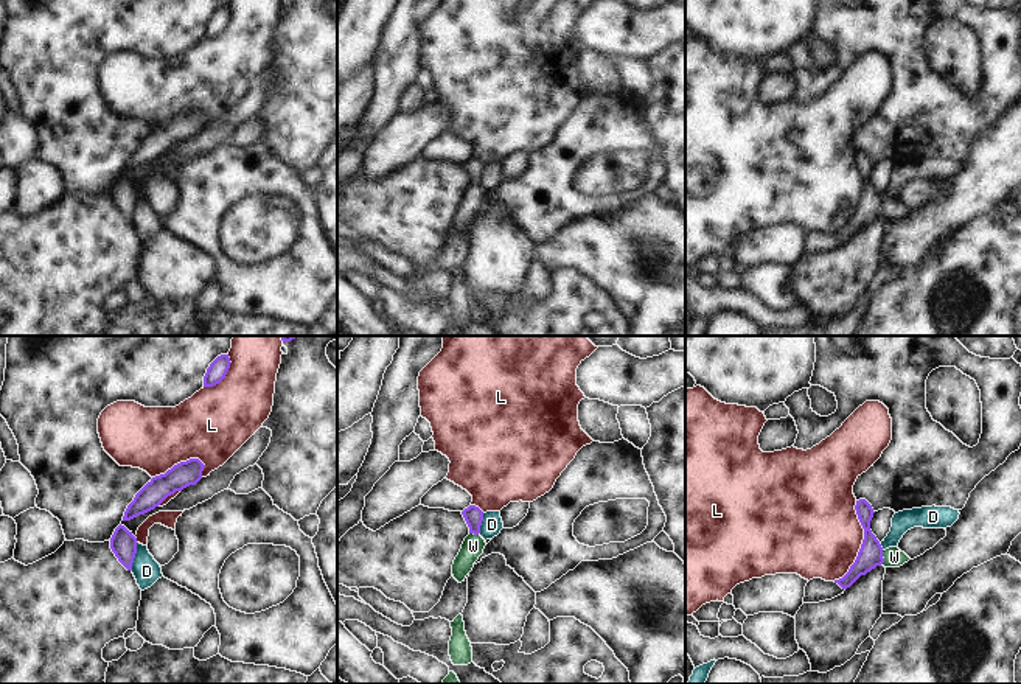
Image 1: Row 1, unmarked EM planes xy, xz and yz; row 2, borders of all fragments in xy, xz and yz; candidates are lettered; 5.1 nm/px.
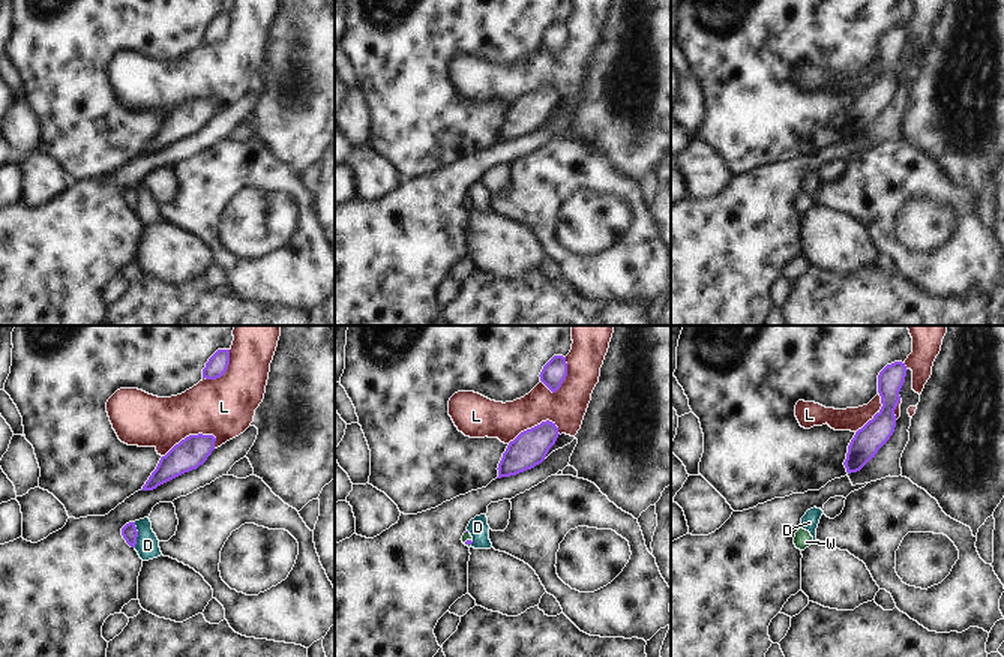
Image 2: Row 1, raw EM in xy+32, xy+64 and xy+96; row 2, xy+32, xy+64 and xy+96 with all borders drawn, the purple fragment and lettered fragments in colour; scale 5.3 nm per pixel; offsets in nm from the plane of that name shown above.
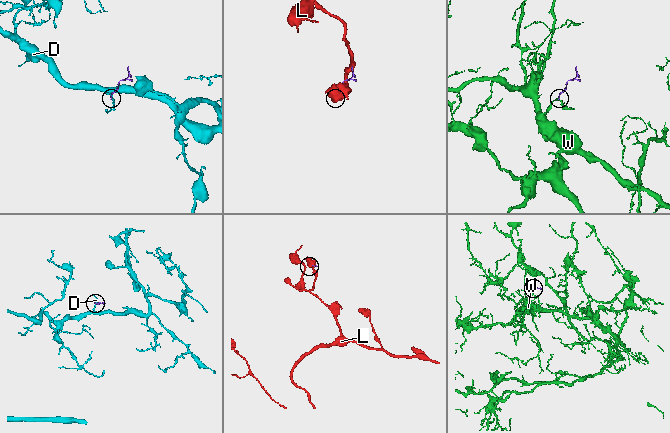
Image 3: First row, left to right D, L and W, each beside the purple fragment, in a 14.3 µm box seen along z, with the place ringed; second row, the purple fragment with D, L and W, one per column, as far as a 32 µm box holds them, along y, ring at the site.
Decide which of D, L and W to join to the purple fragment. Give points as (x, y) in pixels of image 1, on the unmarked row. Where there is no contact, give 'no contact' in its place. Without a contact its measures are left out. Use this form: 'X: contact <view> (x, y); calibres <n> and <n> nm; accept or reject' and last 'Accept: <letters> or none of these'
D: contact xy (134, 209); calibres 140 and 140 nm; reject
L: contact yz (863, 195); calibres 130 and 460 nm; reject
W: contact yz (881, 209); calibres 130 and 100 nm; accept
Accept: W

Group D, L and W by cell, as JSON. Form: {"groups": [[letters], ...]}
{"groups": [["D"], ["L"], ["W"]]}

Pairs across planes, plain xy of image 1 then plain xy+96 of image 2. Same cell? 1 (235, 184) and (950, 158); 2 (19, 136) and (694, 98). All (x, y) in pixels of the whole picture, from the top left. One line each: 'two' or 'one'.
1: two
2: one

